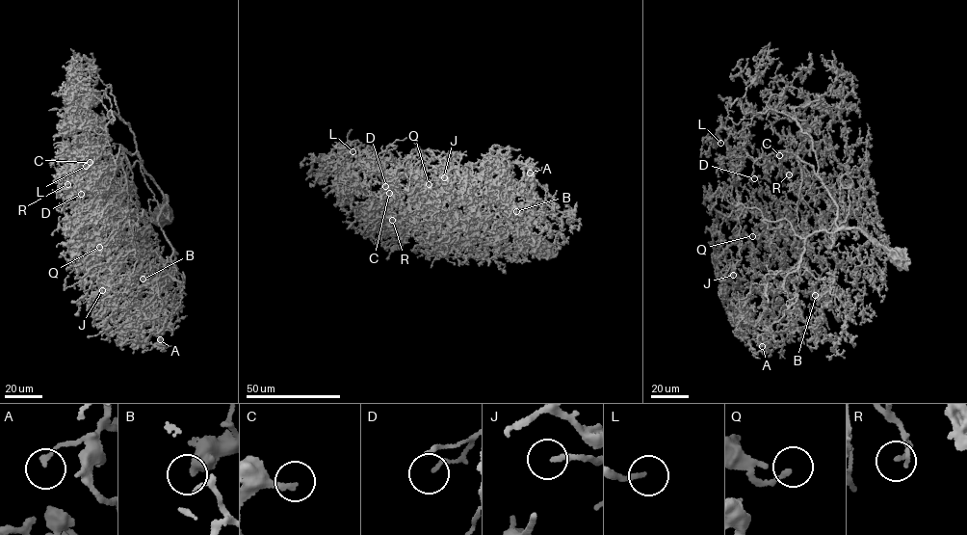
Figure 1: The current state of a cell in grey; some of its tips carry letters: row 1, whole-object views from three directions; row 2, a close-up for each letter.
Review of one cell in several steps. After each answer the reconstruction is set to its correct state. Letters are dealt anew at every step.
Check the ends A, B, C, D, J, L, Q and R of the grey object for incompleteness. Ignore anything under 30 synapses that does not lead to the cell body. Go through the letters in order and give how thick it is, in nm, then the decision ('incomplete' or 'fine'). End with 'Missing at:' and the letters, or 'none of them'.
A: calibre 130 nm; fine
B: calibre 550 nm; fine
C: calibre 170 nm; incomplete
D: calibre 130 nm; fine
J: calibre 190 nm; incomplete
L: calibre 160 nm; fine
Q: calibre 170 nm; fine
R: calibre 170 nm; fine
Missing at: C, J

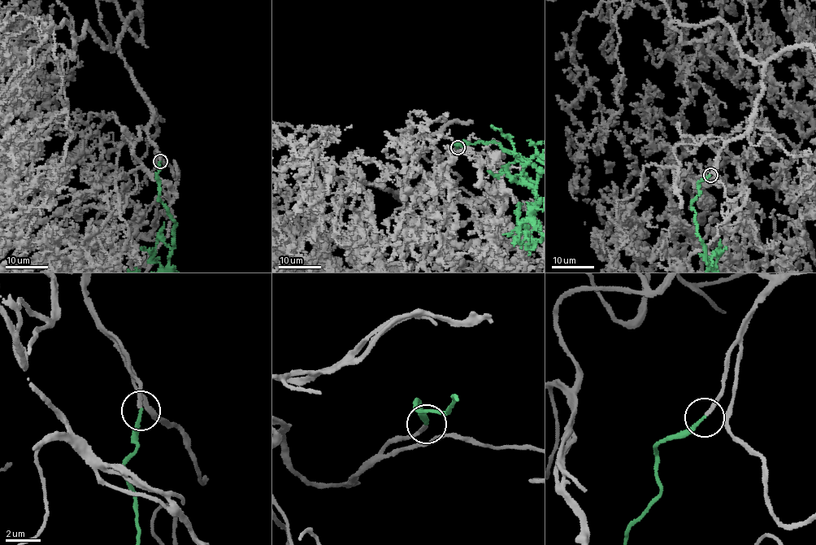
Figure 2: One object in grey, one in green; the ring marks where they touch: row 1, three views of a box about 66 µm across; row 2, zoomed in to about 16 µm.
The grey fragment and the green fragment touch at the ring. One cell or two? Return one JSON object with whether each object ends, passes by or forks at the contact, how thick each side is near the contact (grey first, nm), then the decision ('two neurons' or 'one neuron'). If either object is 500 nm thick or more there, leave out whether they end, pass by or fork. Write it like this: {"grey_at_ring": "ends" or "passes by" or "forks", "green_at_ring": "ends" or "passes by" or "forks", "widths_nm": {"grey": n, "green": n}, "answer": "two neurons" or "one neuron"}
{"grey_at_ring": "ends", "green_at_ring": "ends", "widths_nm": {"grey": 200, "green": 160}, "answer": "one neuron"}

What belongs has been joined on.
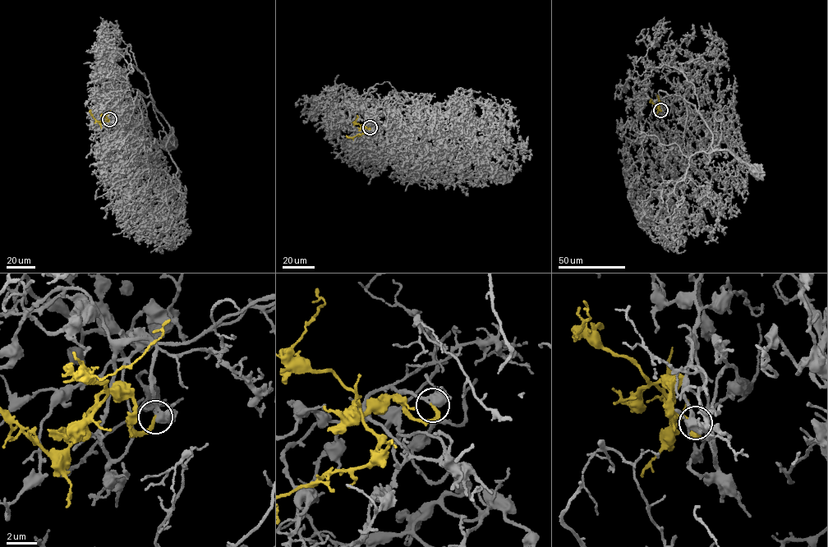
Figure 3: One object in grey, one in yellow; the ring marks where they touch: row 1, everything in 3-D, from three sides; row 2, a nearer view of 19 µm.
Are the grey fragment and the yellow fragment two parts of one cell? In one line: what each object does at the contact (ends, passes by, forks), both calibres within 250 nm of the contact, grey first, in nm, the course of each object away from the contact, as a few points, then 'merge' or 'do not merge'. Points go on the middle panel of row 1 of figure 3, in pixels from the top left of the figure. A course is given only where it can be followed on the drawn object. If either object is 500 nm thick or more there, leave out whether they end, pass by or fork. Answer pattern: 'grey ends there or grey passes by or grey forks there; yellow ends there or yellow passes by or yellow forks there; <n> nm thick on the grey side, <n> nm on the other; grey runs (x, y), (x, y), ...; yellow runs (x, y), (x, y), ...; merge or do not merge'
grey forks there; yellow ends there; 400 nm thick on the grey side, 200 nm on the other; grey runs (370, 127), (362, 127), (370, 133), (366, 127), (377, 108), (372, 98), (406, 125), (463, 131), (497, 173); yellow runs (370, 127), (362, 128), (363, 132), (351, 138), (346, 135); merge

